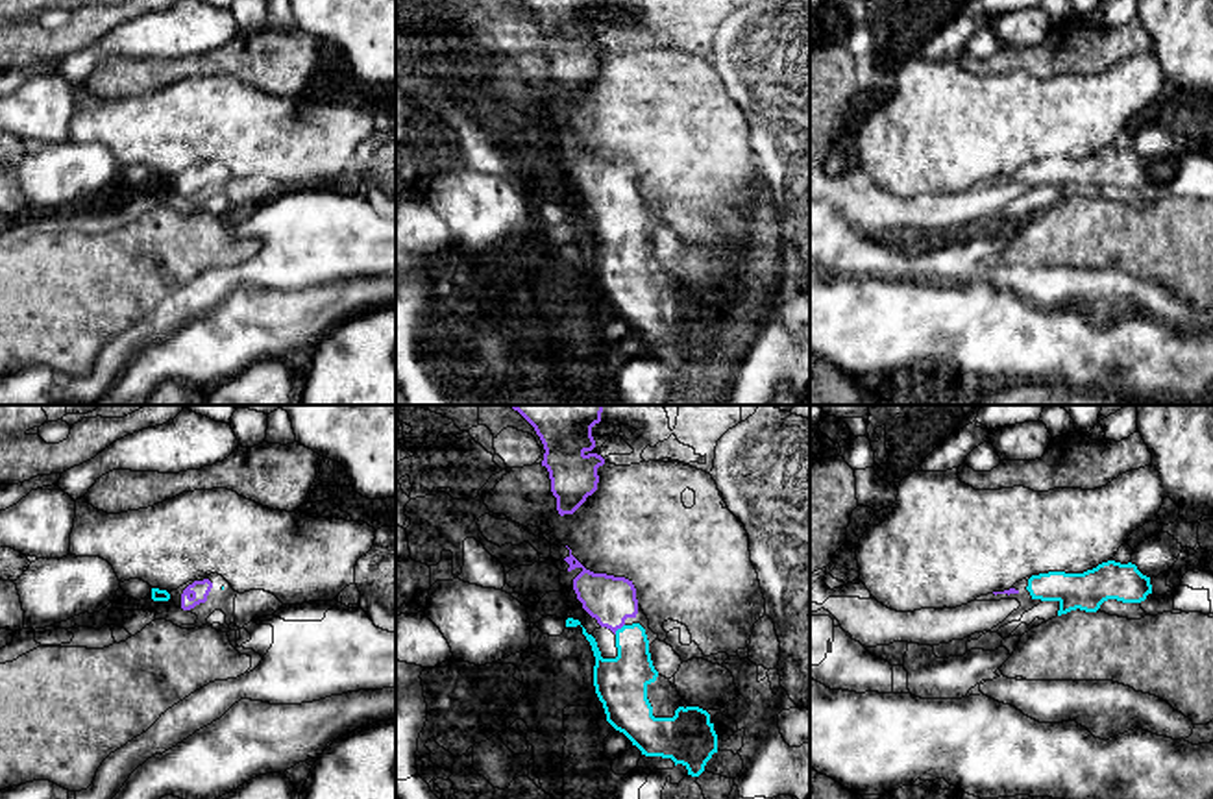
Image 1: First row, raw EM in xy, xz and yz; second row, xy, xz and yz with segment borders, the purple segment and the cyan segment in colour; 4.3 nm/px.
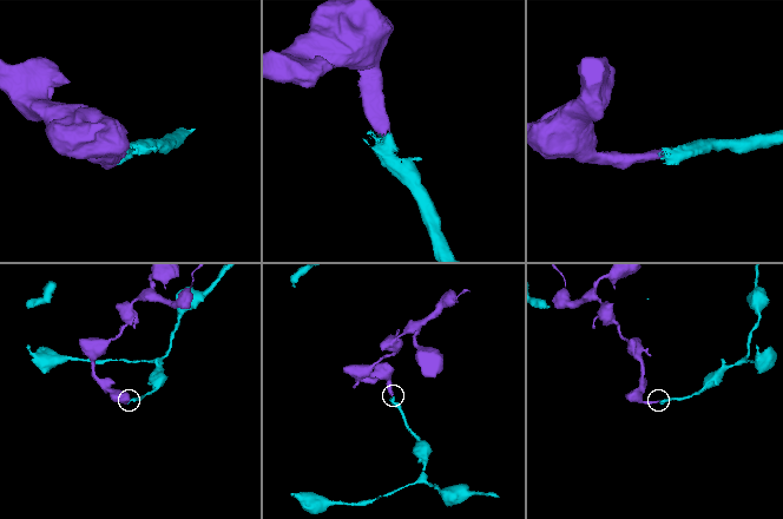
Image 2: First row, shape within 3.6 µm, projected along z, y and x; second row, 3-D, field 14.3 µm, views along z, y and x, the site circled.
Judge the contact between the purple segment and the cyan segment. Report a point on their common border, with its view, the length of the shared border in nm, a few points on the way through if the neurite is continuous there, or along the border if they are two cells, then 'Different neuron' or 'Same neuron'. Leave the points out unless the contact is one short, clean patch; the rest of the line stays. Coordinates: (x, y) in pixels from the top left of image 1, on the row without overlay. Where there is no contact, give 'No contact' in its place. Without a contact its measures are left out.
Touches purple at xz (618, 213). Shared border 60 nm. Path across: xz (611, 185), (611, 198), (618, 213), (625, 221), (620, 269). Same neuron

